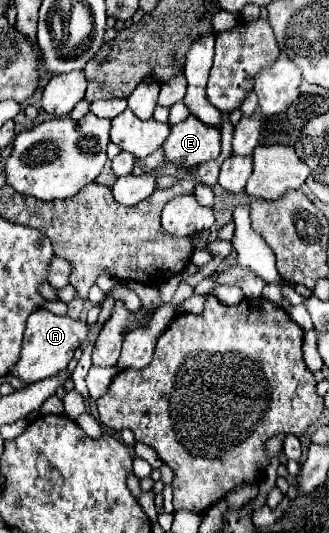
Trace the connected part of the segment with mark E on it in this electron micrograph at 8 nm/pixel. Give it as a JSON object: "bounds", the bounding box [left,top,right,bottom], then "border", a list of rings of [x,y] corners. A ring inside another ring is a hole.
{"bounds":[164,116,220,168],"border":[[[188,116],[184,122],[172,126],[172,132],[170,132],[168,140],[164,142],[164,150],[166,150],[166,158],[172,164],[182,166],[182,168],[188,168],[188,166],[194,166],[194,164],[202,164],[202,162],[214,160],[220,154],[220,128],[206,126],[196,116]]]}

